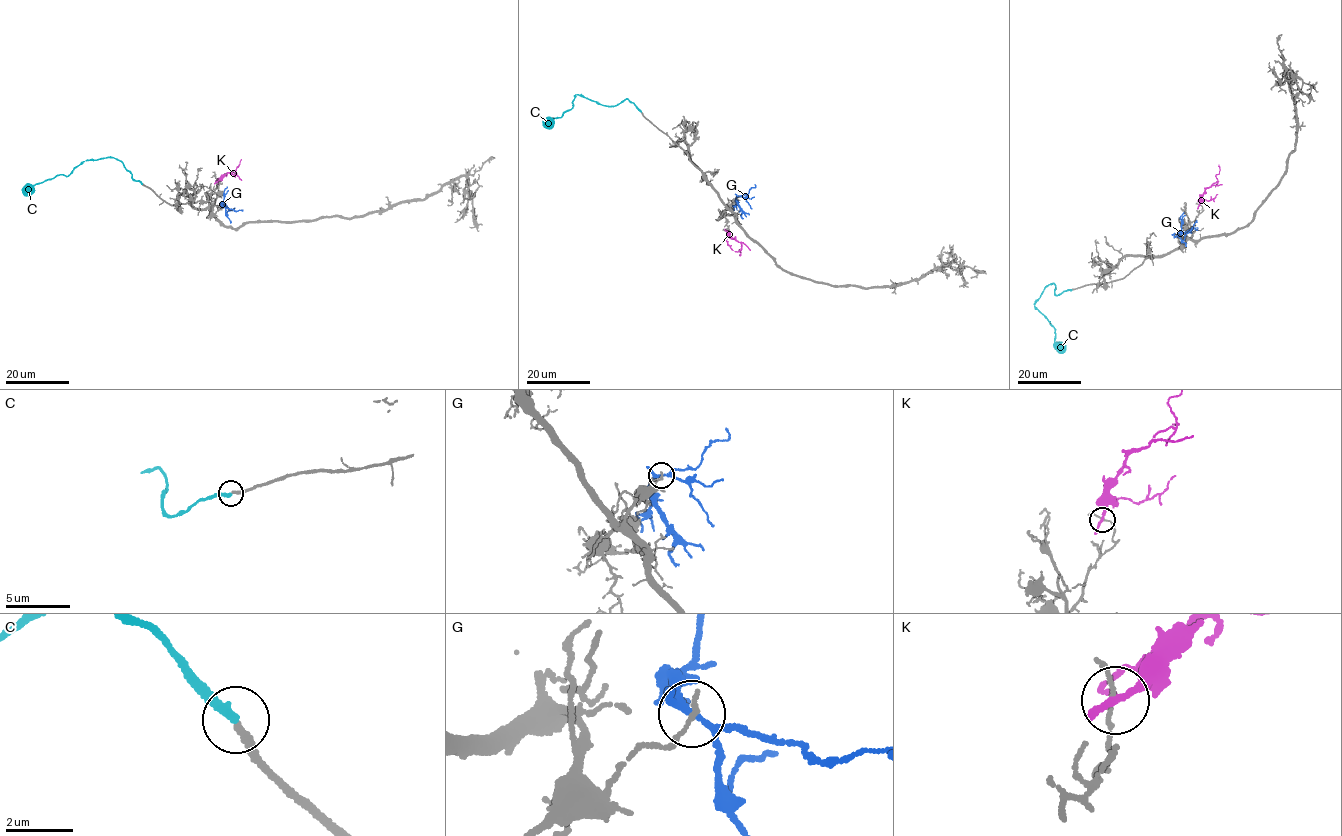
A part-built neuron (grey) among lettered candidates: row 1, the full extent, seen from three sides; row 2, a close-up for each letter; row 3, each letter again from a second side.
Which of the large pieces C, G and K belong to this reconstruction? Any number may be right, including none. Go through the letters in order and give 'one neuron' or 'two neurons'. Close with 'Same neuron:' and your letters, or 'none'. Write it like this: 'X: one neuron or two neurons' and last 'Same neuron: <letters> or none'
C: two neurons
G: two neurons
K: two neurons
Same neuron: none

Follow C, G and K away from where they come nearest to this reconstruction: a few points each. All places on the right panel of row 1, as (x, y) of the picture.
C: (1072, 289), (1057, 295), (1054, 293), (1055, 285), (1050, 284), (1035, 304), (1053, 326), (1055, 343), (1064, 351)
G: (1177, 236), (1186, 232), (1197, 221)
K: (1199, 205), (1205, 189), (1218, 181), (1219, 165)

